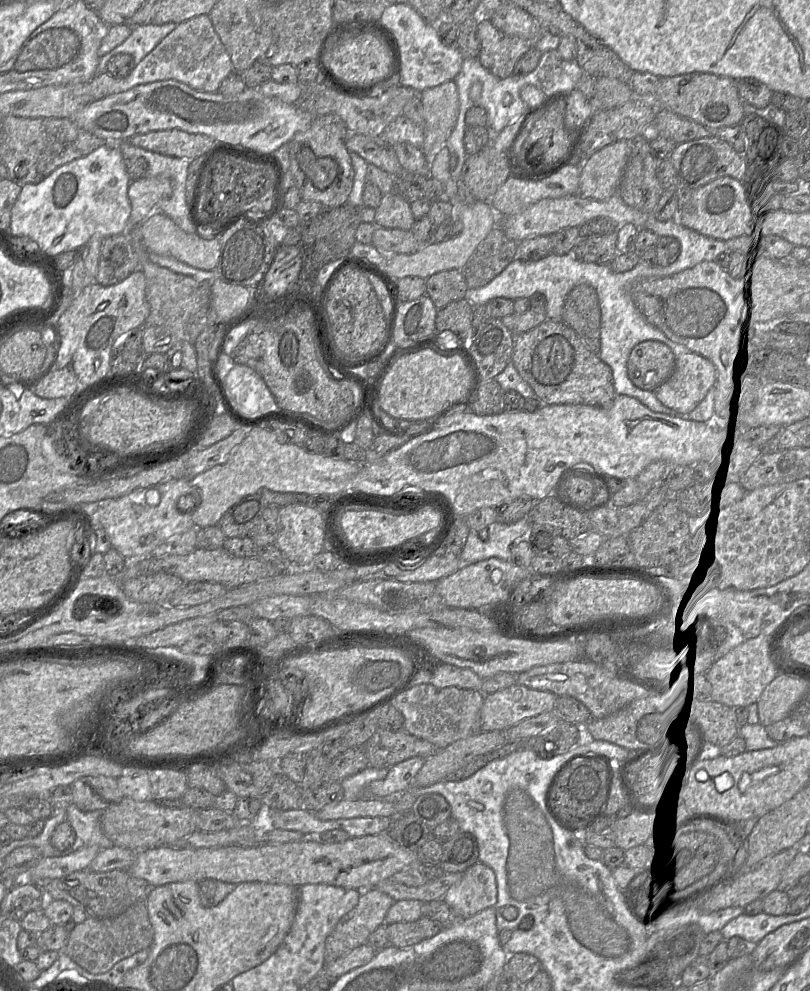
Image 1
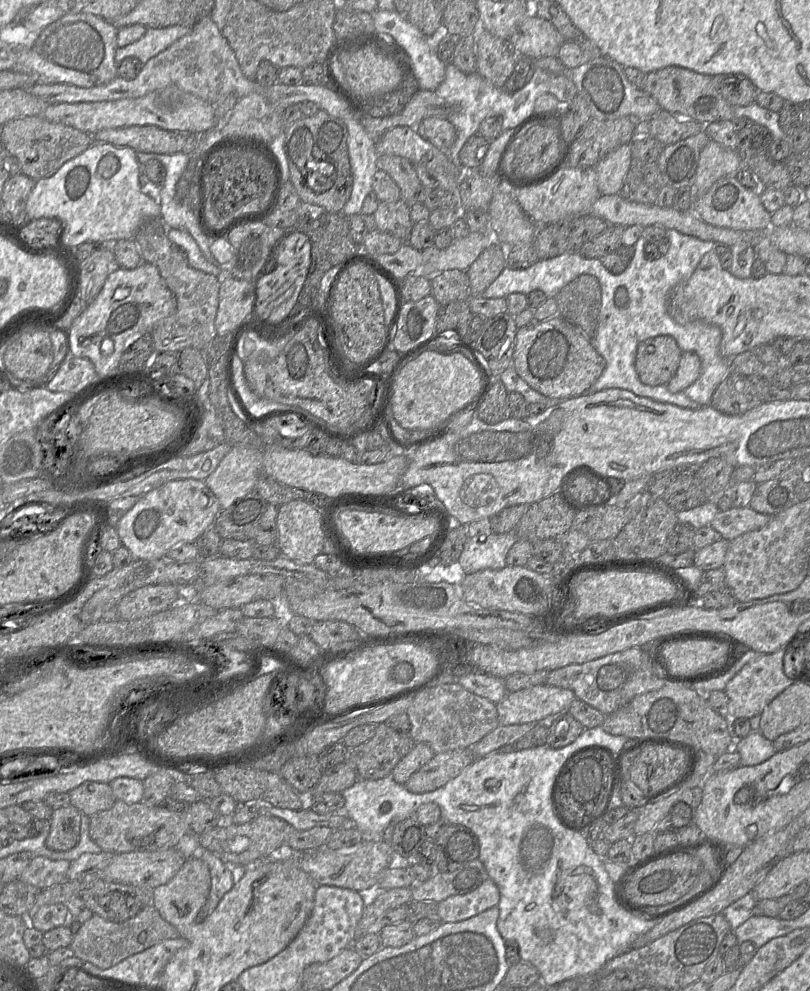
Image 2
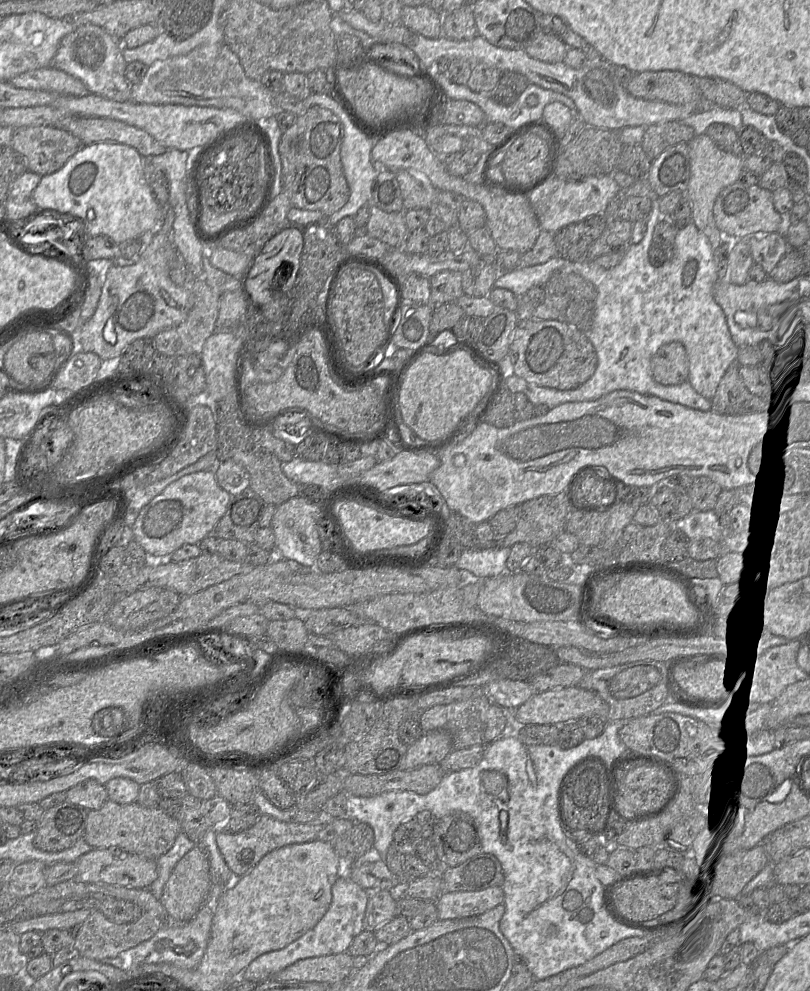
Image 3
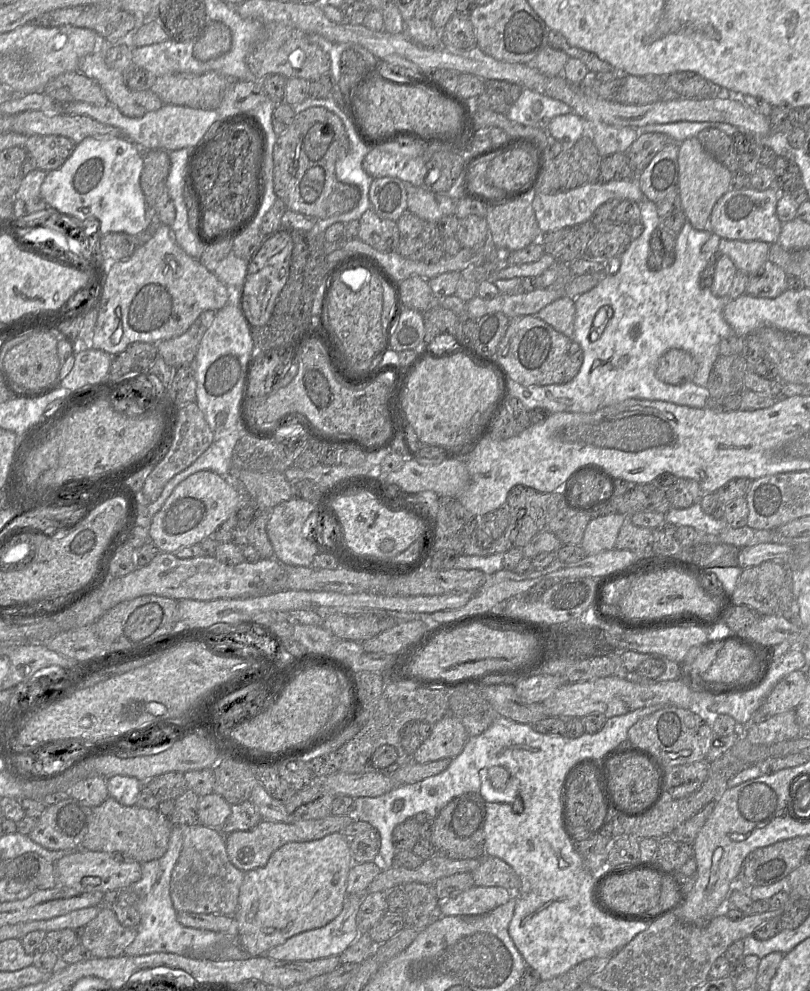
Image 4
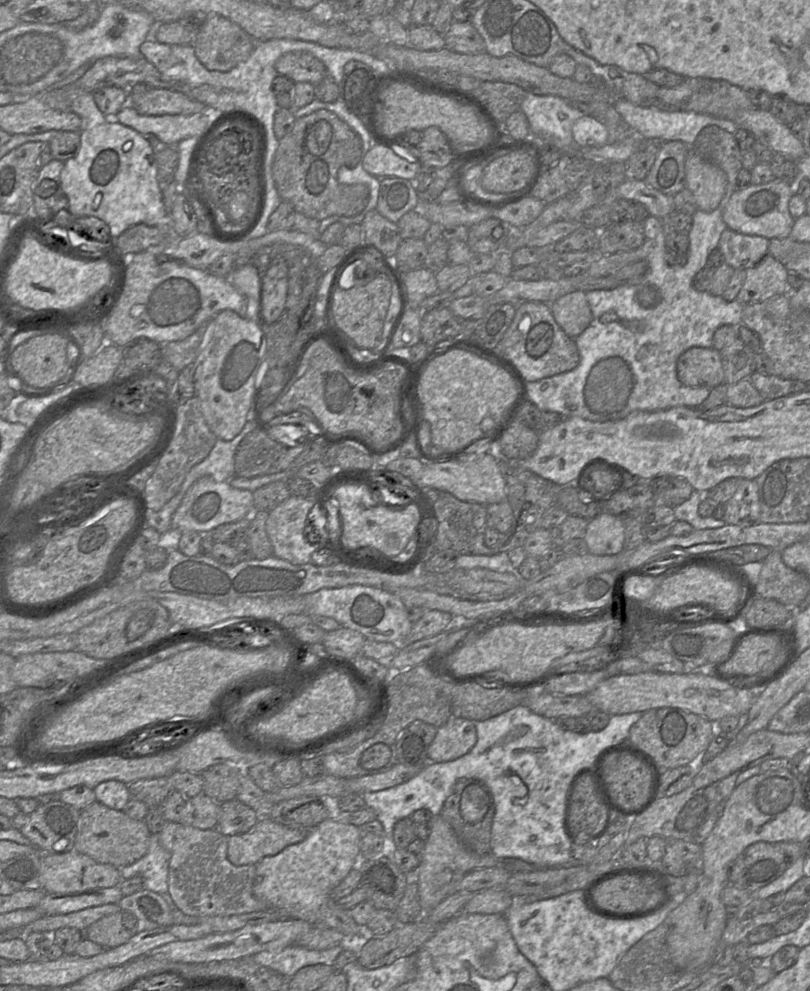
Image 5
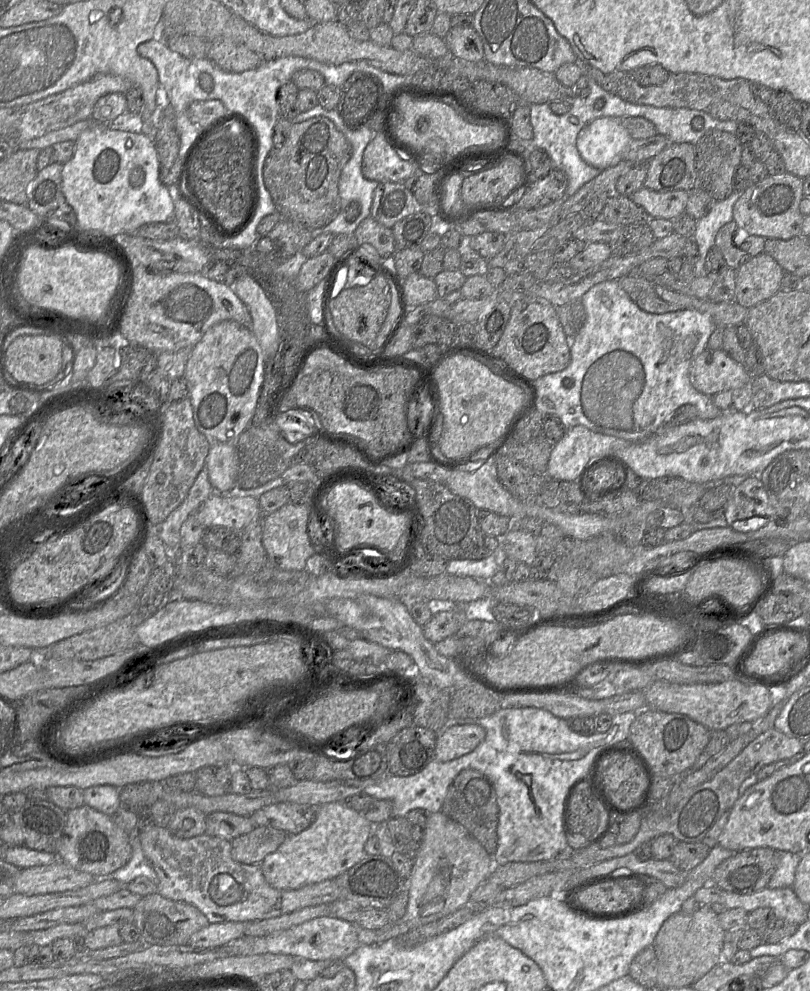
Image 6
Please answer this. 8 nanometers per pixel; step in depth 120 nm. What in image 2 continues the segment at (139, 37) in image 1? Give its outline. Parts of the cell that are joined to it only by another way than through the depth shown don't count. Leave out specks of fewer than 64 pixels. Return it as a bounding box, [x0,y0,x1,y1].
[115,25,192,63]

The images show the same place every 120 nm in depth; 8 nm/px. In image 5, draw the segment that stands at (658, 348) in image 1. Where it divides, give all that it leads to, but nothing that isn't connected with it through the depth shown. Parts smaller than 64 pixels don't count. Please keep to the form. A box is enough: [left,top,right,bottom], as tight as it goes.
[677,347,724,389]

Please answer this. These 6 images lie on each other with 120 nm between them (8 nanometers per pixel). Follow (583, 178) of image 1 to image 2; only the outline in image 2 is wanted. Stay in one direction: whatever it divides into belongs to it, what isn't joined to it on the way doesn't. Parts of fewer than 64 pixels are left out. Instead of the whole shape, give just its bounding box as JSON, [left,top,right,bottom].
[595,144,632,195]

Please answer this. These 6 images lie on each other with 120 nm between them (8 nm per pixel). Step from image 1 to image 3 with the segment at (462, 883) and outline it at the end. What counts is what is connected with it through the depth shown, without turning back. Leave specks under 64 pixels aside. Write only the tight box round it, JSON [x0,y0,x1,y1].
[436,886,504,920]

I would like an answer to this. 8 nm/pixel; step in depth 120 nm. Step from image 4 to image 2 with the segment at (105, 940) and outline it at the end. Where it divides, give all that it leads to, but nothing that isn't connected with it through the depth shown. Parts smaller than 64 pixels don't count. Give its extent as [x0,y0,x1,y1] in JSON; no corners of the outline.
[70,904,180,969]

